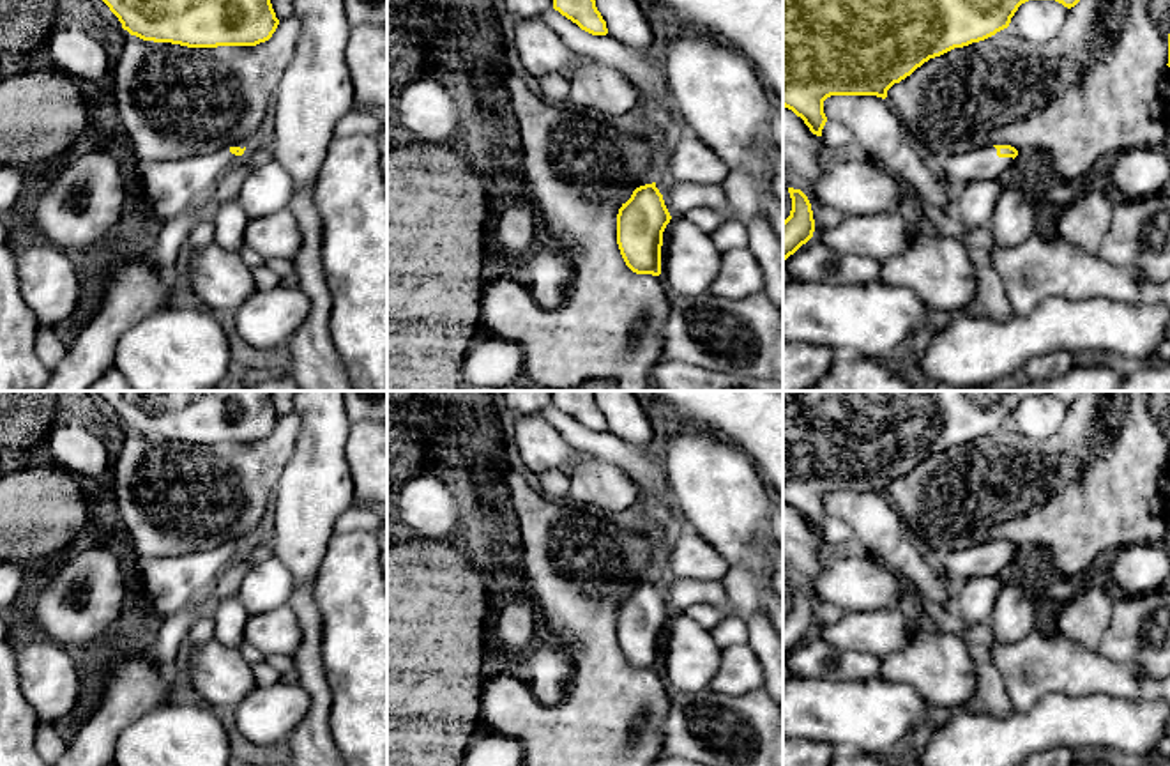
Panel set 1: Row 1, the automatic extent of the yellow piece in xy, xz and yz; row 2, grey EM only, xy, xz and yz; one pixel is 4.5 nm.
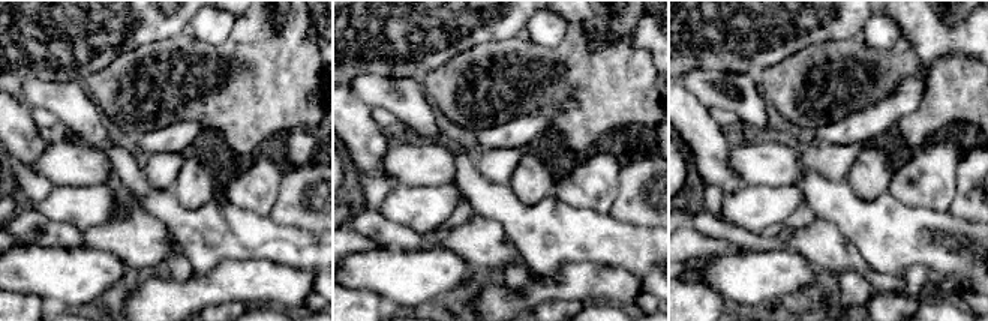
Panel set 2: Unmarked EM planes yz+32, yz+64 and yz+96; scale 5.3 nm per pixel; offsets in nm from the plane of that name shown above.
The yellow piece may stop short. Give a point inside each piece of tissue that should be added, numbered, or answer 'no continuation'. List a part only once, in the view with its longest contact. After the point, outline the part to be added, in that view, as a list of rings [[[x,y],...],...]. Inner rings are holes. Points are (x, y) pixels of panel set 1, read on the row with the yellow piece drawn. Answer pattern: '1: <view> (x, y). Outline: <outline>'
1: yz (983, 163). Outline: [[[983,147],[935,163],[951,195],[974,180],[1000,180],[1013,166],[1013,157],[999,157],[995,147]]]

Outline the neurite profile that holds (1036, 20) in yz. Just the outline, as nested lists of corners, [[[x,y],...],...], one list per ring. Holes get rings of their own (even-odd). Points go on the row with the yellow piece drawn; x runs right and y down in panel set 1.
[[[1029,0],[1018,7],[1009,27],[1027,41],[1046,42],[1059,34],[1067,12],[1055,0]]]

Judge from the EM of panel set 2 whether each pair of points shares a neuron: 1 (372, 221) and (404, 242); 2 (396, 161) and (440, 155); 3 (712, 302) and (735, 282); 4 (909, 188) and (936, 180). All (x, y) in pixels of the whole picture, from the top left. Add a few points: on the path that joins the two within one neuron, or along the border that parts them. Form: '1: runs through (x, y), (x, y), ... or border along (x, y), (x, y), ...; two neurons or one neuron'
1: runs through (380, 228), (396, 236); one neuron
2: runs through (407, 161), (429, 161); one neuron
3: border along (688, 282), (702, 282), (717, 291), (724, 300); two neurons
4: runs through (915, 183), (930, 180); one neuron

